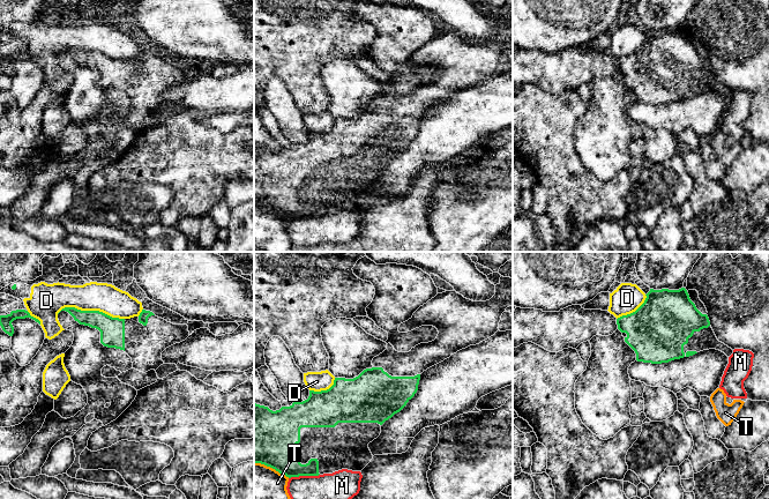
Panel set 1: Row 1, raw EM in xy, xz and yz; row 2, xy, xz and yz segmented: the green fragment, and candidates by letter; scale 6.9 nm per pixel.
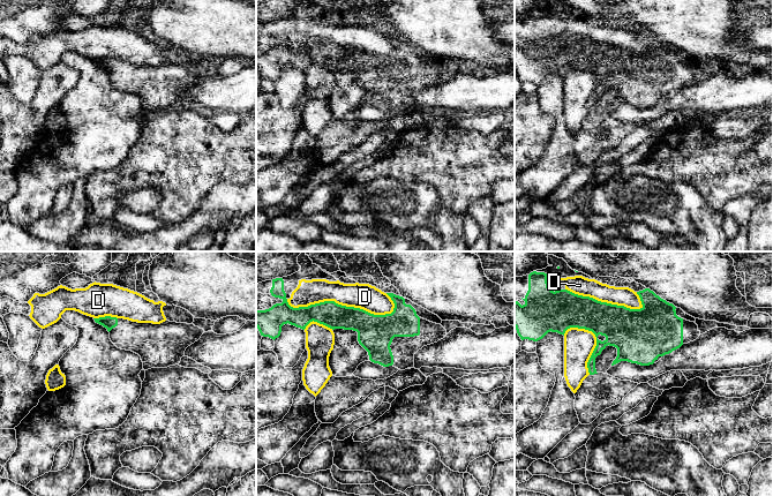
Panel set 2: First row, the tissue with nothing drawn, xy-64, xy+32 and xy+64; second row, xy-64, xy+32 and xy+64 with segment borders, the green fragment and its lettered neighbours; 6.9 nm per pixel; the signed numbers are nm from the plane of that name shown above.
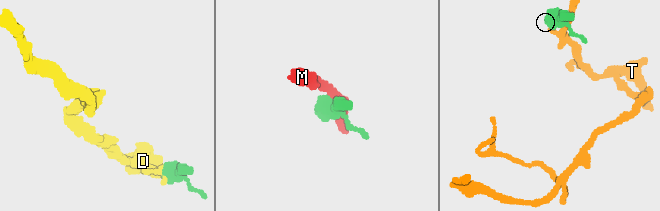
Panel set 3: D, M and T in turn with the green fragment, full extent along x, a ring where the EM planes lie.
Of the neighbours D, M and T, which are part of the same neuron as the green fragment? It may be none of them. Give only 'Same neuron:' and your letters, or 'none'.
Same neuron: none

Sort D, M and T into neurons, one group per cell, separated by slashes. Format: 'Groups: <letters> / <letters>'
Groups: D / M / T

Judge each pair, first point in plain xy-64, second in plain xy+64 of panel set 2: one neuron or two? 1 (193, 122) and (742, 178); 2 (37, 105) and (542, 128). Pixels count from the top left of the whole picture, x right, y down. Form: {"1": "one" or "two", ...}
{"1": "one", "2": "one"}

